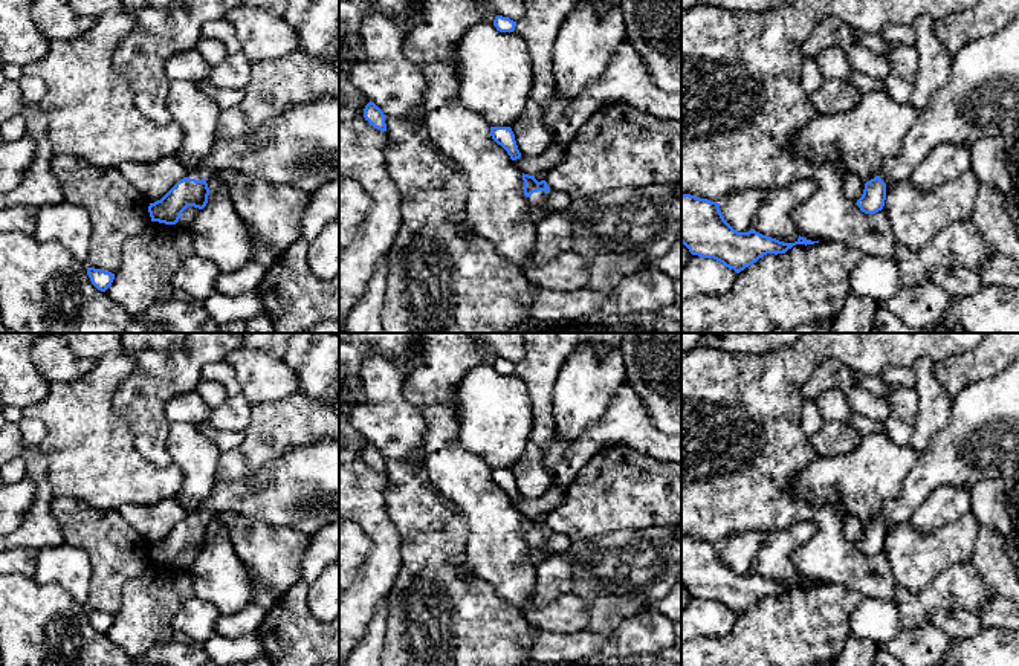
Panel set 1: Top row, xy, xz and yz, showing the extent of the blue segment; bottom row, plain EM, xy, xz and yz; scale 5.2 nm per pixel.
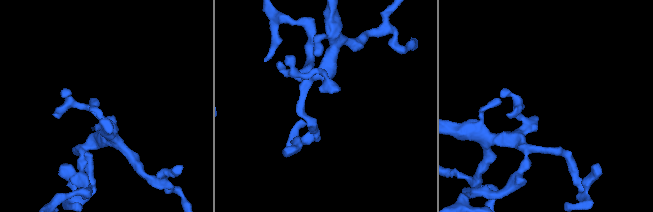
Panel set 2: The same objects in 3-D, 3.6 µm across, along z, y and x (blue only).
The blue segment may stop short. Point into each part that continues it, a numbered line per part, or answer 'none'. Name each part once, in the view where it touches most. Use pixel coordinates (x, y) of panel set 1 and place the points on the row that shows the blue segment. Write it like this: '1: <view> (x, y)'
1: xy (300, 147)

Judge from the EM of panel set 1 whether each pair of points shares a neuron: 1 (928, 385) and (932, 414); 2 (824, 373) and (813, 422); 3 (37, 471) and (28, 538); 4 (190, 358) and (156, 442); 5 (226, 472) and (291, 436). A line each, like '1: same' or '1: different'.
1: same
2: different
3: same
4: same
5: same

